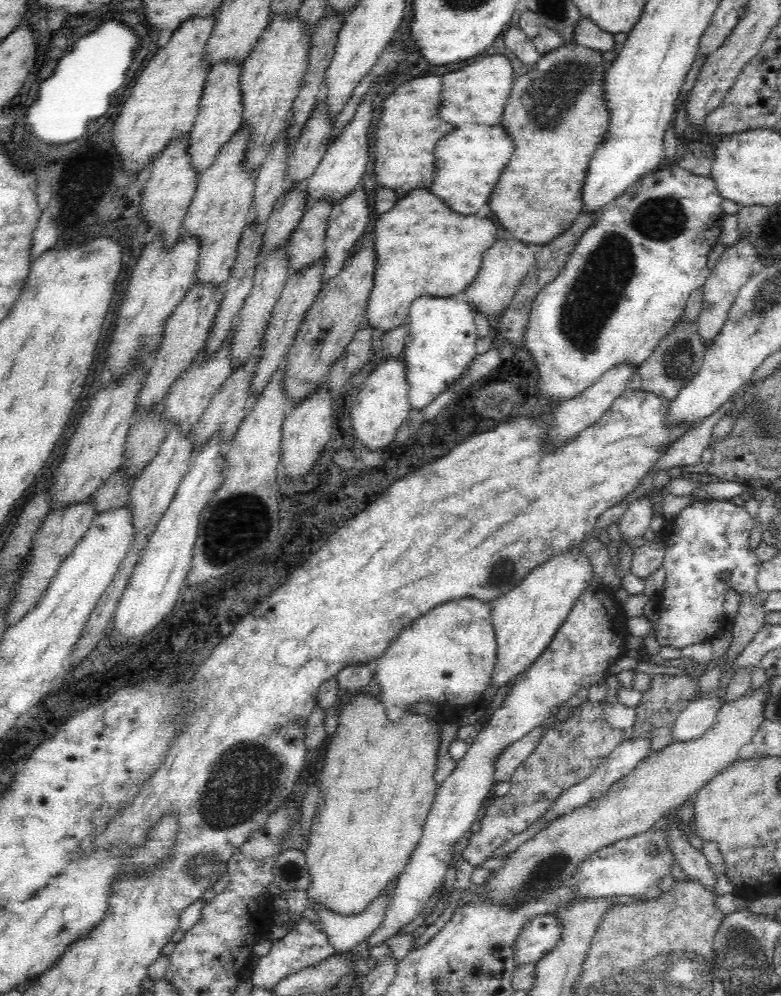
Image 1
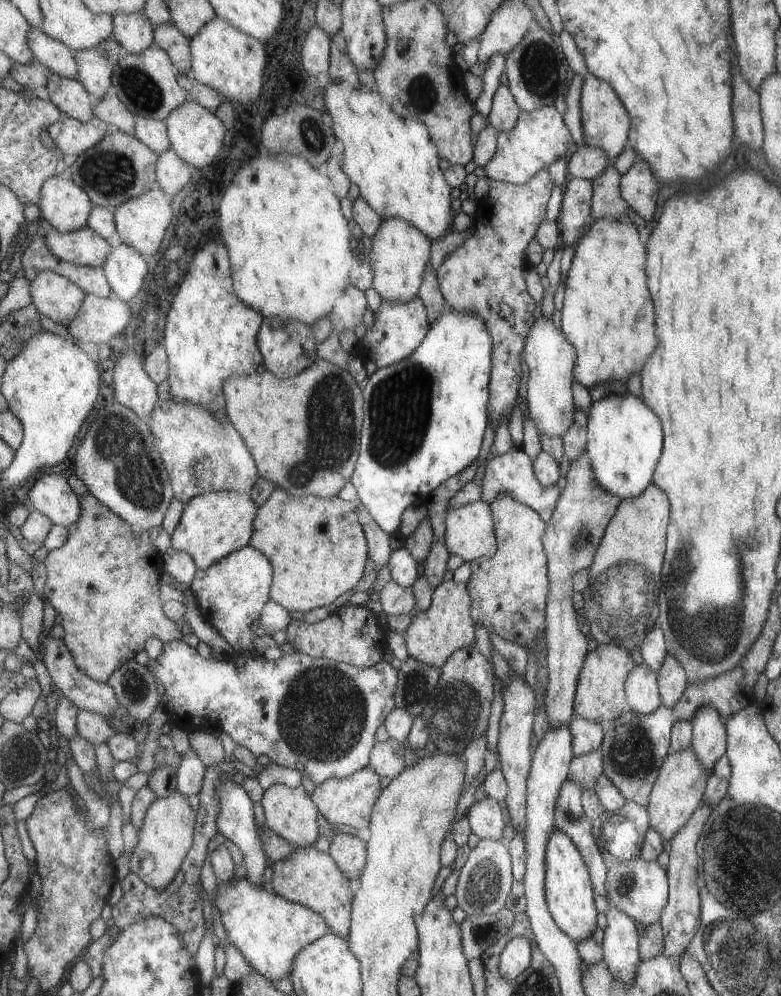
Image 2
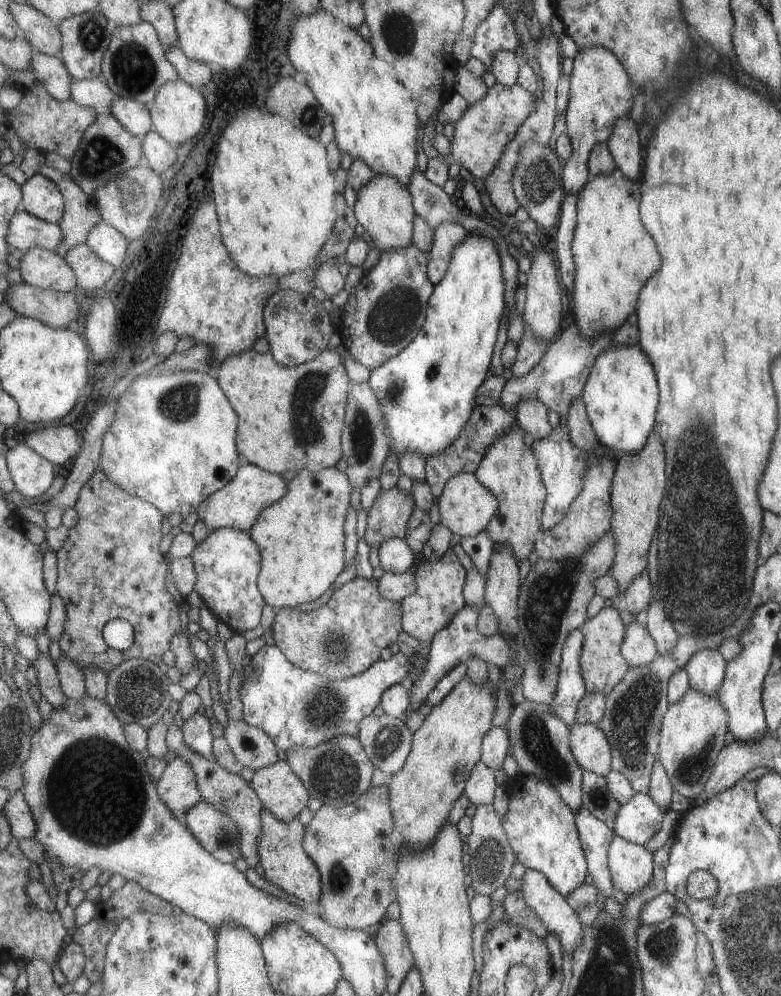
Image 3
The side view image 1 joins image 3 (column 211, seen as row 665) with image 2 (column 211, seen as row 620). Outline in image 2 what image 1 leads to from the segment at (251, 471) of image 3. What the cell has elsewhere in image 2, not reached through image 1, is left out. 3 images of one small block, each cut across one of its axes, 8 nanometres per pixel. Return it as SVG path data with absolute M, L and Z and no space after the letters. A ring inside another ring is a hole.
M212 491L192 497L184 504L179 523L170 536L171 547L189 554L196 569L207 569L219 558L242 549L250 542L255 510L257 506L251 502L250 496L240 491Z

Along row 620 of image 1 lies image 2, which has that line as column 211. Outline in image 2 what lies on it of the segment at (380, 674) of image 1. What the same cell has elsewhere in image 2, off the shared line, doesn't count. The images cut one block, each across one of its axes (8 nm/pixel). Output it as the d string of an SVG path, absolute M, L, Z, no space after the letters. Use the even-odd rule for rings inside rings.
M157 399L145 418L154 442L166 467L175 500L182 504L192 497L212 491L248 493L255 483L257 464L242 435L228 421L216 421L214 416L195 403L186 405L173 399Z

